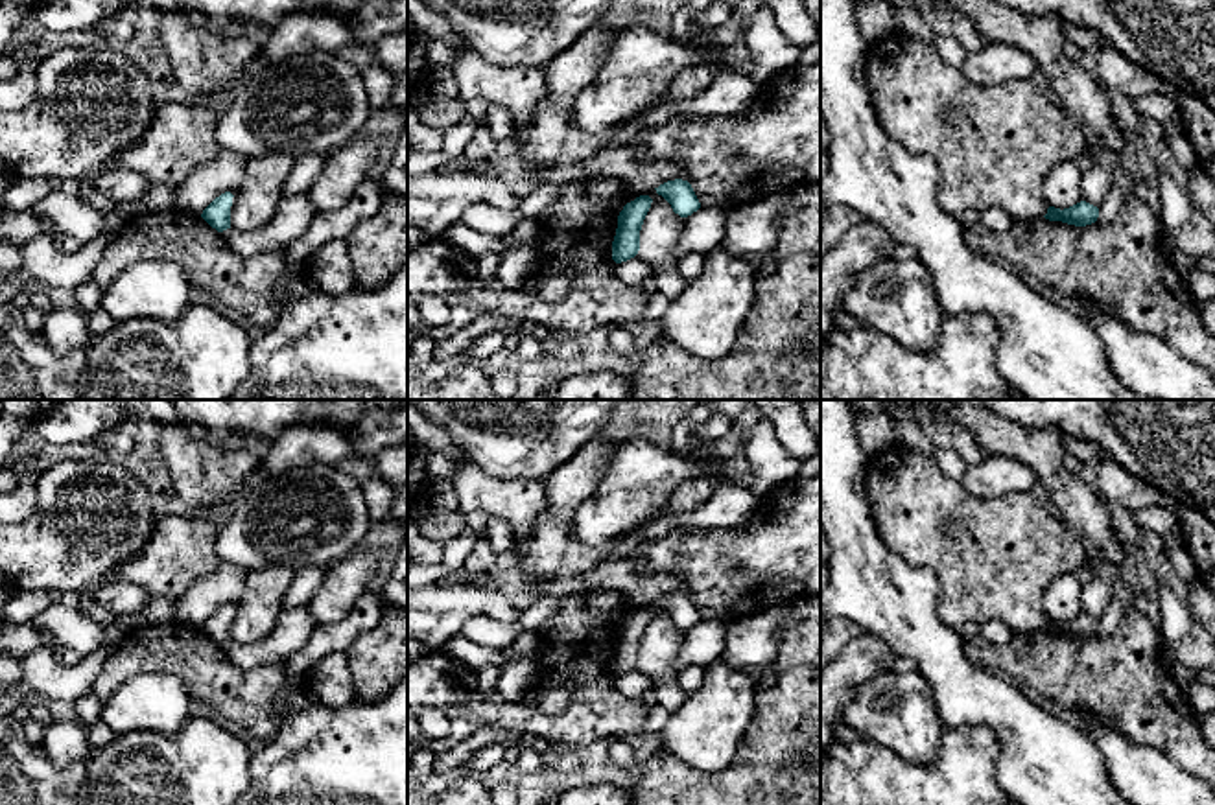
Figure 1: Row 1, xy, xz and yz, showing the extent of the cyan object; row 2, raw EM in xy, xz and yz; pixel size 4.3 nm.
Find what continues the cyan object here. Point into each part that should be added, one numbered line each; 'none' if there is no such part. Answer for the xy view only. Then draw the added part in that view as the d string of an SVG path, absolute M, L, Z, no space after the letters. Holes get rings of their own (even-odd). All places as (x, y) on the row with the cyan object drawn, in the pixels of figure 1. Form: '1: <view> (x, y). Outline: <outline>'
none

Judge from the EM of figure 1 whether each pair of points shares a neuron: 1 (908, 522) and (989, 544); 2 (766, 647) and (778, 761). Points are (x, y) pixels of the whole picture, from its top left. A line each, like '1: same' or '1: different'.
1: same
2: different

